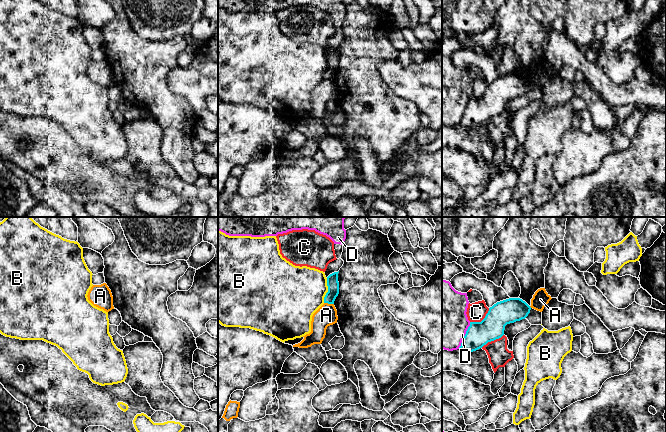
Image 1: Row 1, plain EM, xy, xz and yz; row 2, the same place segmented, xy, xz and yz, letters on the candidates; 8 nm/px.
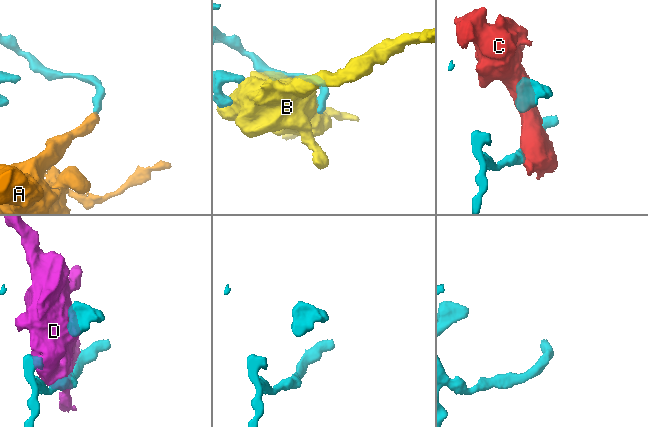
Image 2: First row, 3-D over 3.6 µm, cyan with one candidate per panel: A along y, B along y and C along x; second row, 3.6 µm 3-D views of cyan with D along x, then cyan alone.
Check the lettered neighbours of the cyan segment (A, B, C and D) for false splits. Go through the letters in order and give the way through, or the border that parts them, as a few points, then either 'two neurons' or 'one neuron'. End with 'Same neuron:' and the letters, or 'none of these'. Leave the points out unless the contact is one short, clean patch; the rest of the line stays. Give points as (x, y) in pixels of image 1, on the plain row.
A: border along xz (324, 78), (333, 80); two neurons
B: two neurons
C: two neurons
D: two neurons
Same neuron: none of these

